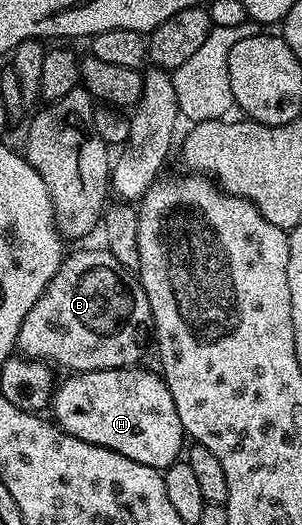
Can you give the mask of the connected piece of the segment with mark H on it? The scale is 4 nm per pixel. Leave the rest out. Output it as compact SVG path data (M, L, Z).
M130 367L127 369L100 369L99 371L91 371L90 373L74 372L65 382L58 384L52 392L51 410L53 409L53 417L56 428L65 430L66 433L75 435L75 439L83 439L92 445L99 447L107 447L111 451L115 451L119 455L125 455L129 459L135 459L135 463L143 463L152 469L166 470L173 465L182 456L181 444L186 444L185 428L183 423L179 423L179 411L175 411L175 399L171 399L171 391L167 387L165 378L160 372L149 369L141 369L142 367Z

